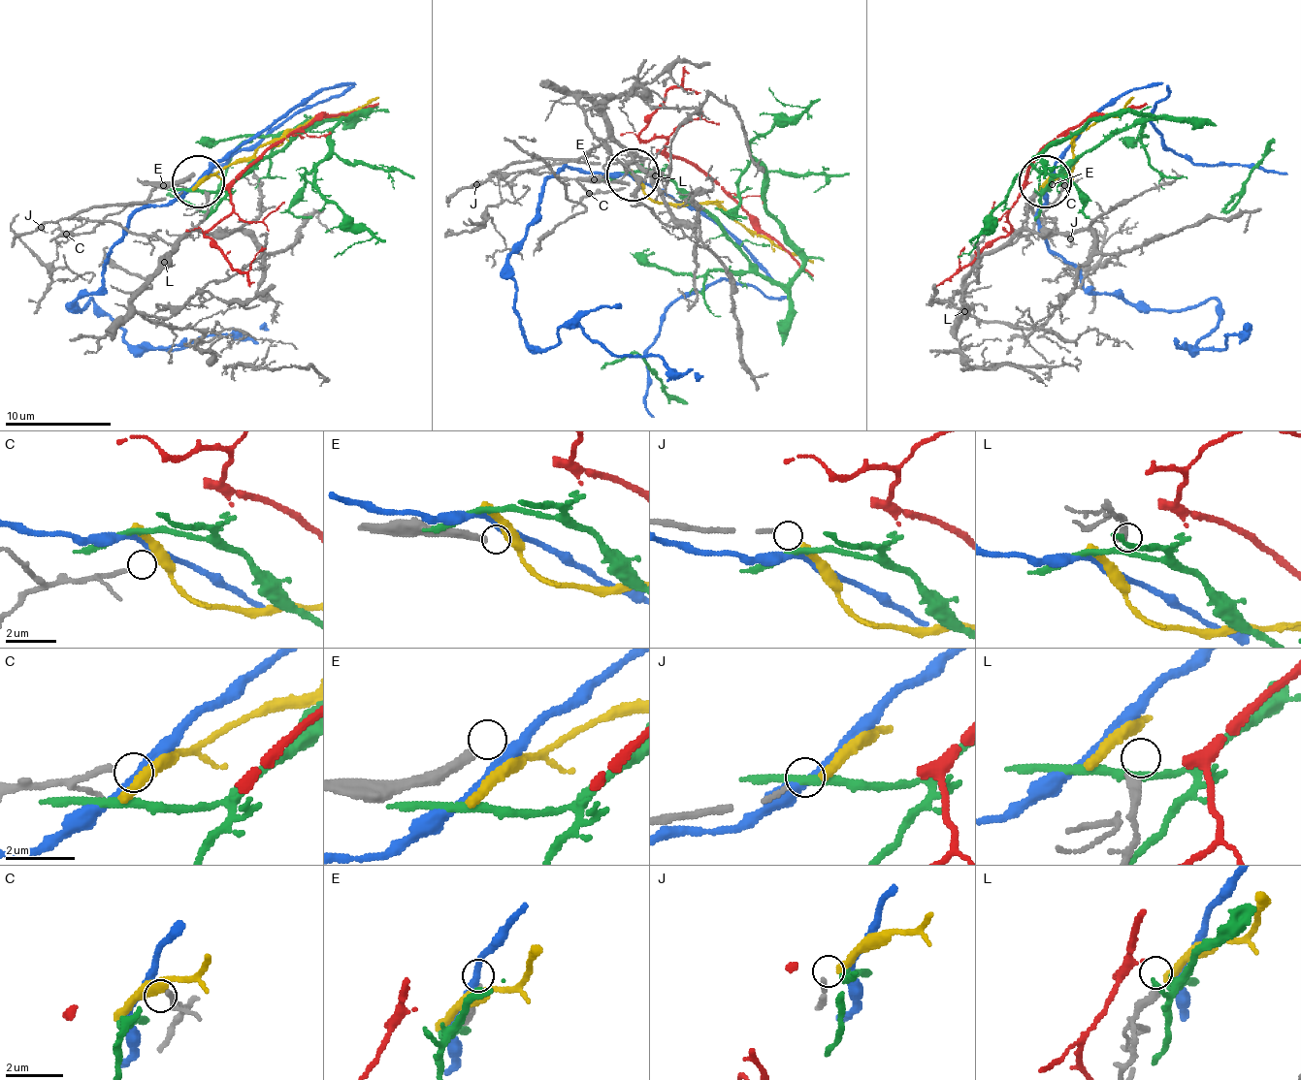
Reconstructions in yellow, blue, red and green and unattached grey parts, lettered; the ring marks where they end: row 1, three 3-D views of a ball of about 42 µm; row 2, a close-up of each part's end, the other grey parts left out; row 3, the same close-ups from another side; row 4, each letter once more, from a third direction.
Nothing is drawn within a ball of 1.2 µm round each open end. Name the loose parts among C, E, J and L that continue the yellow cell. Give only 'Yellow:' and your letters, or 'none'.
Yellow: J

